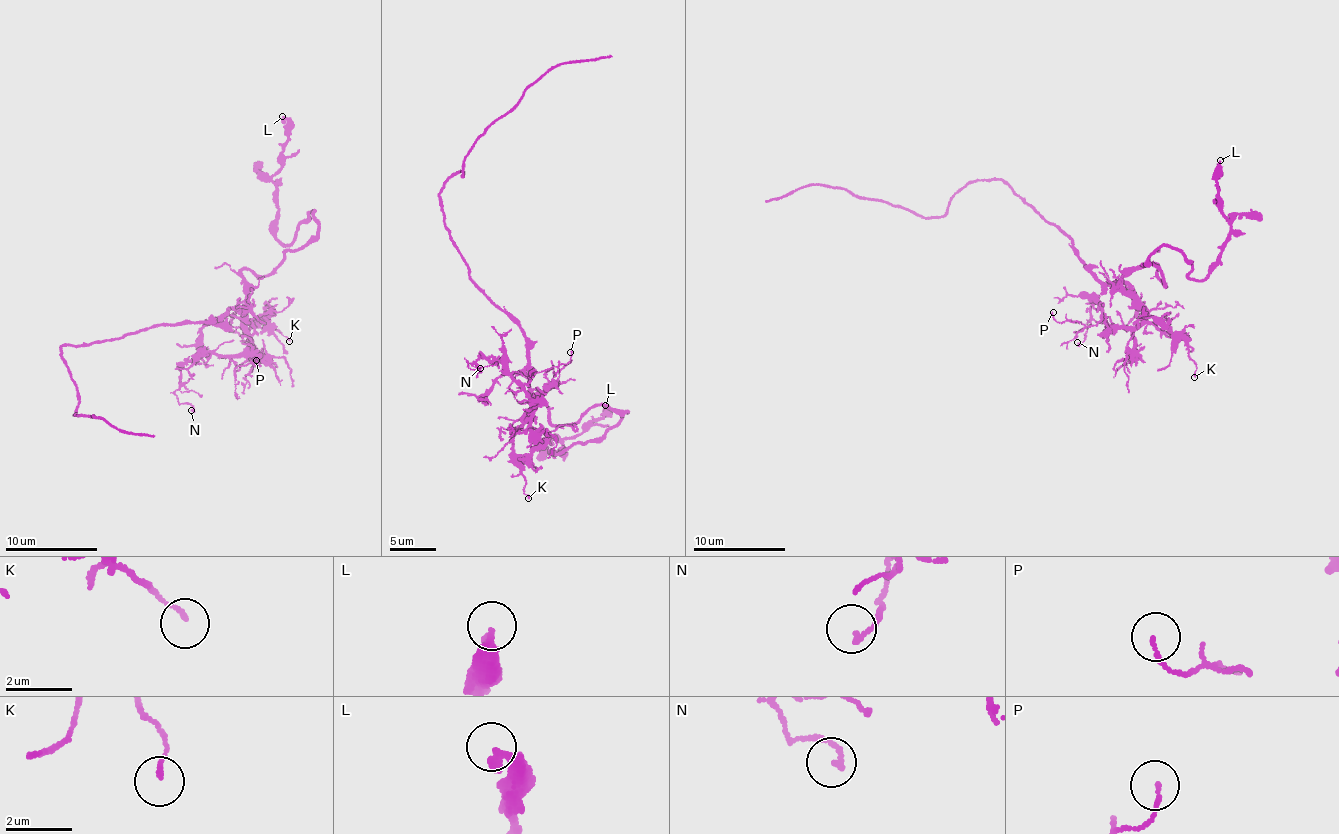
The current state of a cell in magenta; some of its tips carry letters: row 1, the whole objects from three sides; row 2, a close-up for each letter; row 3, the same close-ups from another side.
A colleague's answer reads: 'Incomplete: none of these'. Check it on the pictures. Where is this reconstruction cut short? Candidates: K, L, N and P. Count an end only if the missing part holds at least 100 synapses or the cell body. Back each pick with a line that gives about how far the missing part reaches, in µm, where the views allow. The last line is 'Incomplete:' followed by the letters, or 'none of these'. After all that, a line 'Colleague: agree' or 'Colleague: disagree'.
Incomplete: none of these
Colleague: agree

